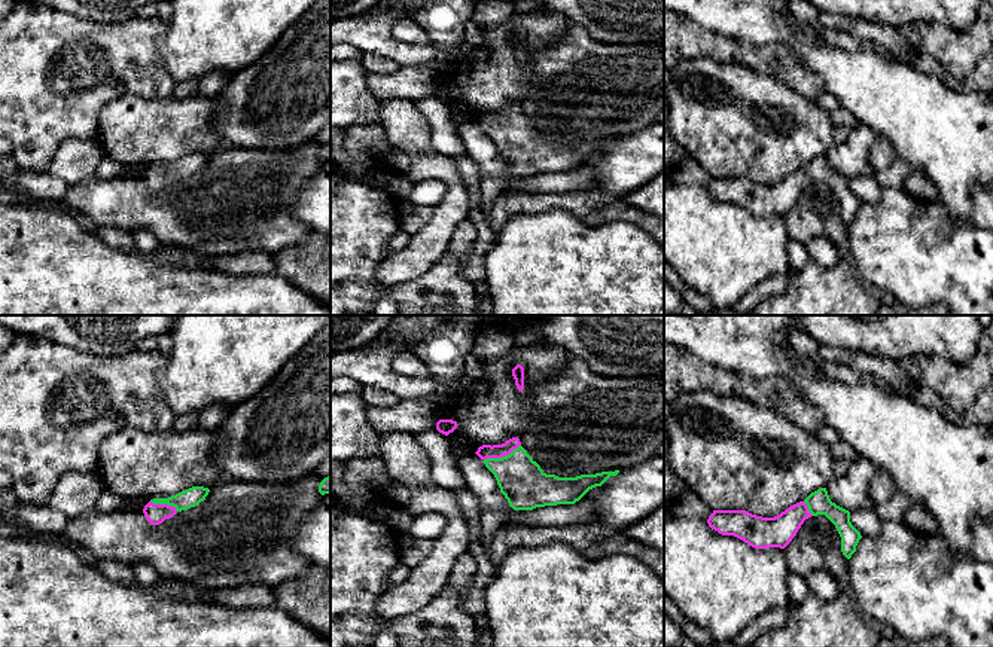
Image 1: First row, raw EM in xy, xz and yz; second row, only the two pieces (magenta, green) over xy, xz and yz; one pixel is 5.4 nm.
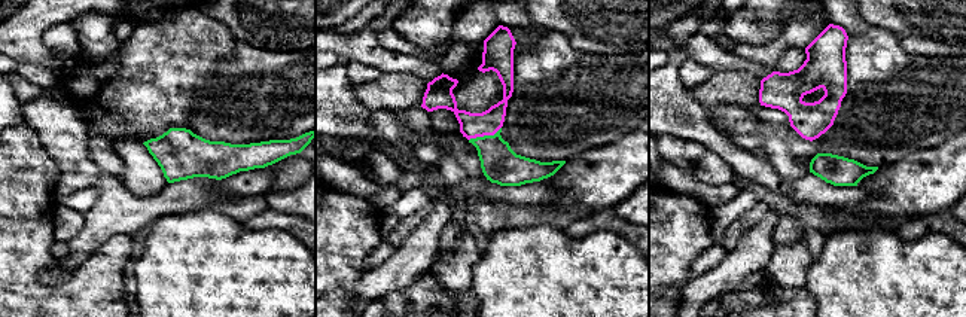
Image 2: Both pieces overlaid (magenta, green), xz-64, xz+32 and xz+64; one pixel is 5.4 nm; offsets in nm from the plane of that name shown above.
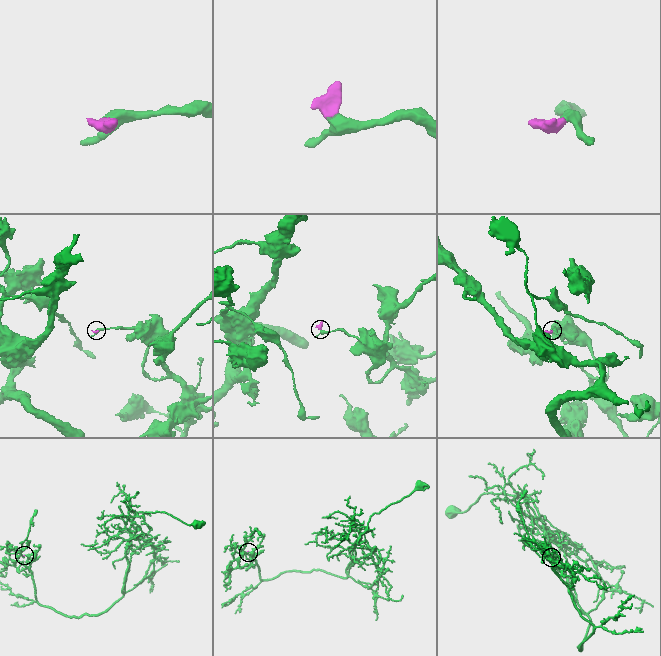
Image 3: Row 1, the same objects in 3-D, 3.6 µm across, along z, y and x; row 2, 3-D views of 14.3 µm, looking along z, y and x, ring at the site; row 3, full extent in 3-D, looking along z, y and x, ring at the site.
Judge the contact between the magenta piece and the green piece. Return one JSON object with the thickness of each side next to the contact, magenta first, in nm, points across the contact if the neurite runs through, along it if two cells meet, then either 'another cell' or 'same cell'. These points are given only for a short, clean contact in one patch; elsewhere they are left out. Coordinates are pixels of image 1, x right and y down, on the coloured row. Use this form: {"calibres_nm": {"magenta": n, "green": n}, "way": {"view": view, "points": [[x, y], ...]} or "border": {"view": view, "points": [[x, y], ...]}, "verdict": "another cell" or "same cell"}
{"calibres_nm": {"magenta": 80, "green": 240}, "way": {"view": "xz", "points": [[486, 451], [492, 455], [502, 455], [521, 481]]}, "verdict": "same cell"}

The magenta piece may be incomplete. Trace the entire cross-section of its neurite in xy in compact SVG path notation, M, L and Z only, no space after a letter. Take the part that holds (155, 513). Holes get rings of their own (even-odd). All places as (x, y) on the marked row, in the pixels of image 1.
M192 486L168 498L153 498L144 506L143 513L147 522L159 525L165 519L173 518L177 512L198 506L205 500L208 492L208 488Z

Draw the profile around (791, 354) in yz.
M788 350L788 351L780 351L779 353L780 357L785 357L788 360L802 360L805 366L811 367L814 370L816 375L825 376L823 372L817 367L817 364L814 361L811 361L807 357L799 355L795 350Z

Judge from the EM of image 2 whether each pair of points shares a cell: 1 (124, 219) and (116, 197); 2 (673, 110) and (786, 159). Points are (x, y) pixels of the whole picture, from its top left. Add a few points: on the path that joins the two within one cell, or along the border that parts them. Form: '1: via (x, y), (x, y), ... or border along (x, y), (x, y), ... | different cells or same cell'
1: via (121, 213), (116, 209), (116, 203) | same cell
2: border along (728, 137), (752, 152) | different cells

